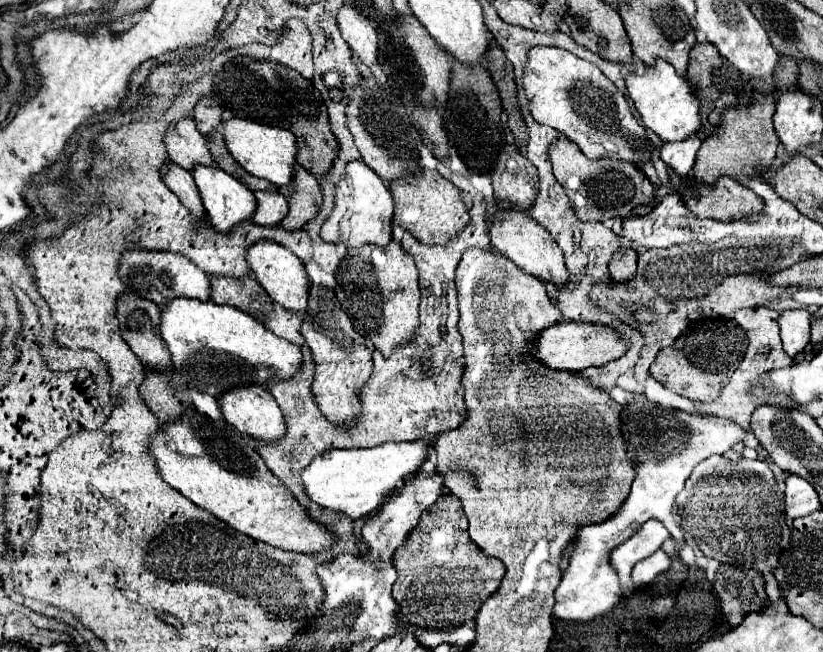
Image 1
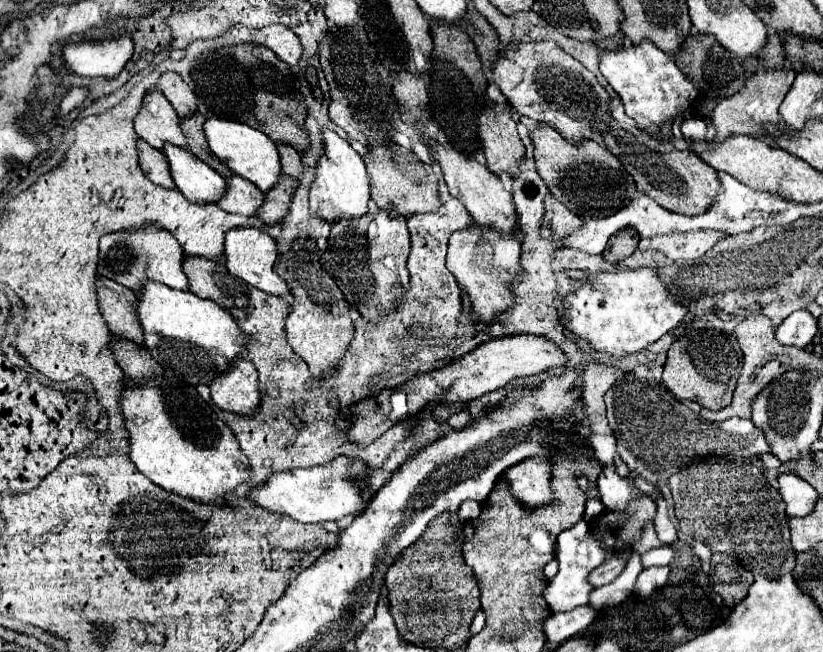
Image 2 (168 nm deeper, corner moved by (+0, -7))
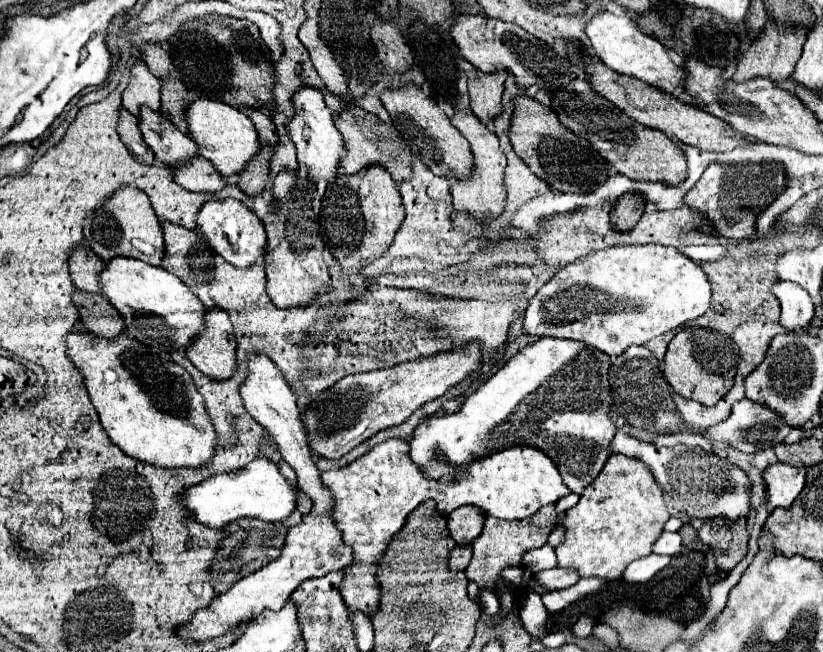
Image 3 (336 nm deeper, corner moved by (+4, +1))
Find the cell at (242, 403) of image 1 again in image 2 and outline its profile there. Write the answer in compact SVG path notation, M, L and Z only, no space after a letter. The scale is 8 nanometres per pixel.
M240 357L228 373L210 383L212 403L234 415L252 415L260 405L258 373L252 361Z

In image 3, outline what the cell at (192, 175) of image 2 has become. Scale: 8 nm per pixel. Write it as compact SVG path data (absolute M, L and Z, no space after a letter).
M148 107L140 109L138 127L142 139L154 151L156 159L162 159L166 165L176 165L198 155L198 145L180 129L176 129L176 125L172 125L162 113L156 113Z

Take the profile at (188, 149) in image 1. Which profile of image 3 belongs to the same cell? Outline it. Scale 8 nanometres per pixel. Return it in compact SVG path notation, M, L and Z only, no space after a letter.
M142 59L132 65L130 83L122 91L122 105L136 117L140 115L140 105L160 111L160 81L148 71Z

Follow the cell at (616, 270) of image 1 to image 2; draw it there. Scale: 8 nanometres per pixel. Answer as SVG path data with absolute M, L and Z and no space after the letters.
M624 229L608 241L608 247L604 249L604 259L610 263L620 263L626 257L630 257L636 247L638 247L638 235L634 233L634 229Z

